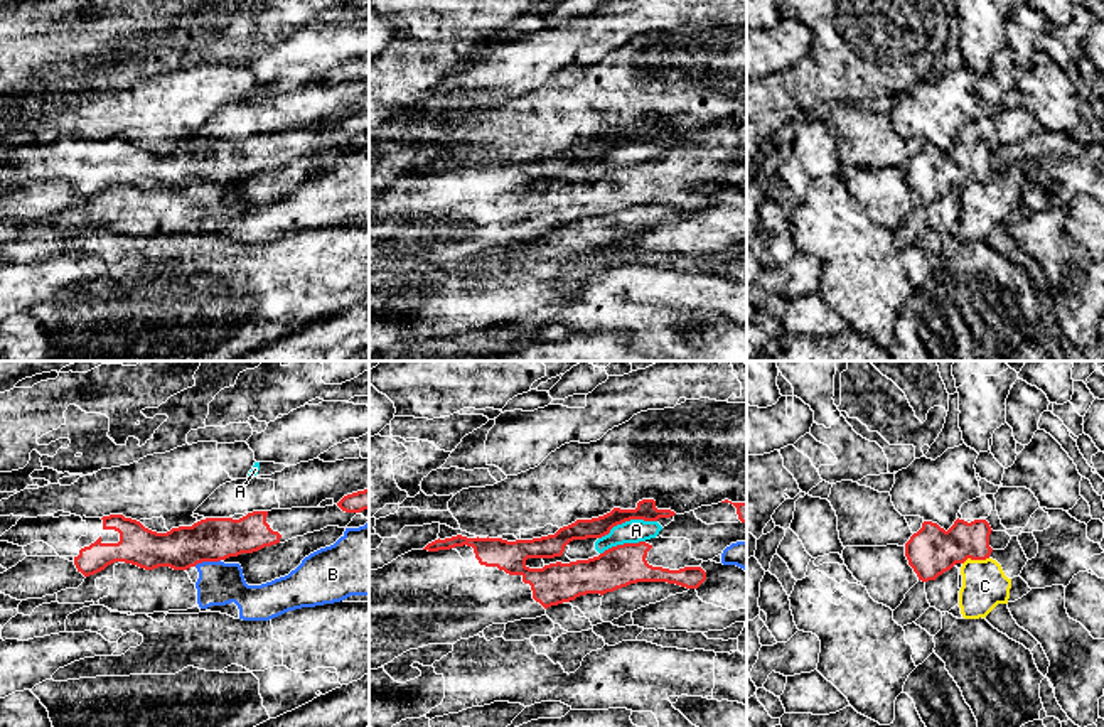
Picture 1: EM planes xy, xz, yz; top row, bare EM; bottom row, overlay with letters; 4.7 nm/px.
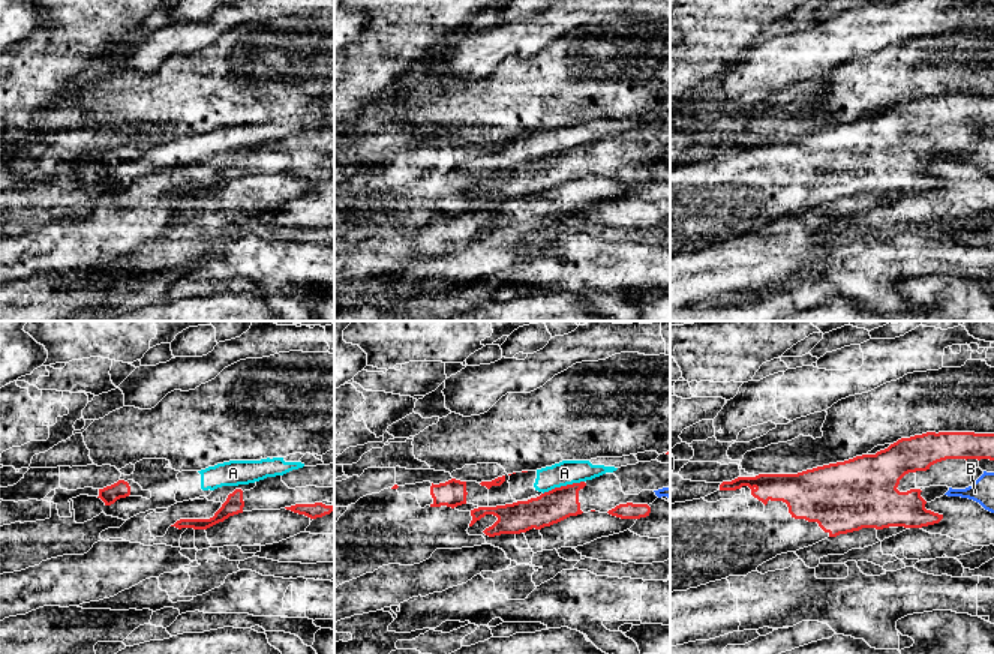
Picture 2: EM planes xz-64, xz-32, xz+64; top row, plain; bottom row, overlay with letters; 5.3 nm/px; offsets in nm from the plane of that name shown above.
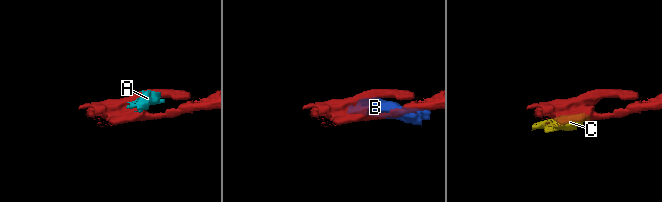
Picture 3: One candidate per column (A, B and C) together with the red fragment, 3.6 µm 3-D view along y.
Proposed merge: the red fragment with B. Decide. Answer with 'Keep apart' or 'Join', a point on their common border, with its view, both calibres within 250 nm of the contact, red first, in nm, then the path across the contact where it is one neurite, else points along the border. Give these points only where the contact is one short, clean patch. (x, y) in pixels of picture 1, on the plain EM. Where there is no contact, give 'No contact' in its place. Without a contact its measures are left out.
Keep apart. Touches red at xy (206, 183). Thickness 200 nm (red) against 200 nm. Boundary: xy (219, 181), (194, 188)

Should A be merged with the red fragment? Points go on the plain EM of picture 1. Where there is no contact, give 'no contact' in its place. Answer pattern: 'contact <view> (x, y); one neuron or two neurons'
contact xz (627, 142); two neurons

